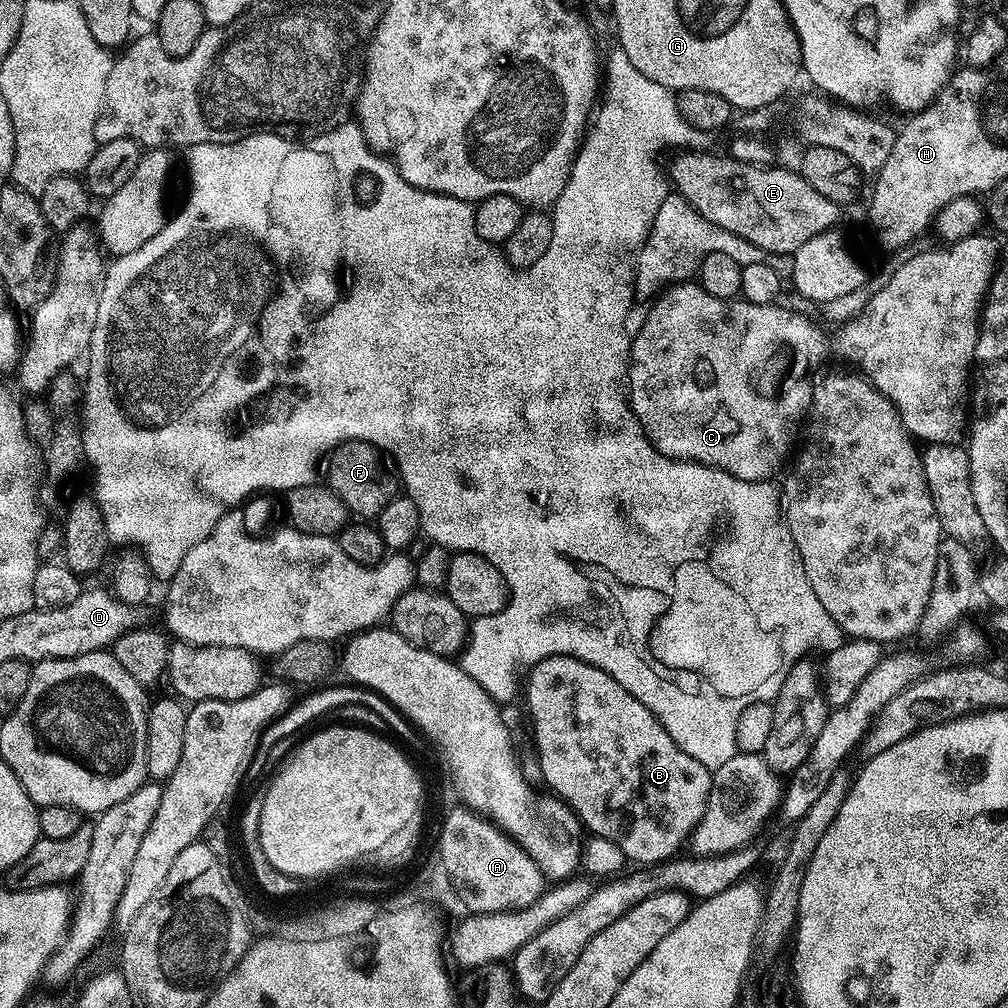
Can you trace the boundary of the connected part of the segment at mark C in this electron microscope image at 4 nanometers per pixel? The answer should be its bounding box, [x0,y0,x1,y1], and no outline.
[626,282,830,480]

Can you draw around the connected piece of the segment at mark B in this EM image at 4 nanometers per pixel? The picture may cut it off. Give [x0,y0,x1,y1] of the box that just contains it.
[527,656,712,866]

